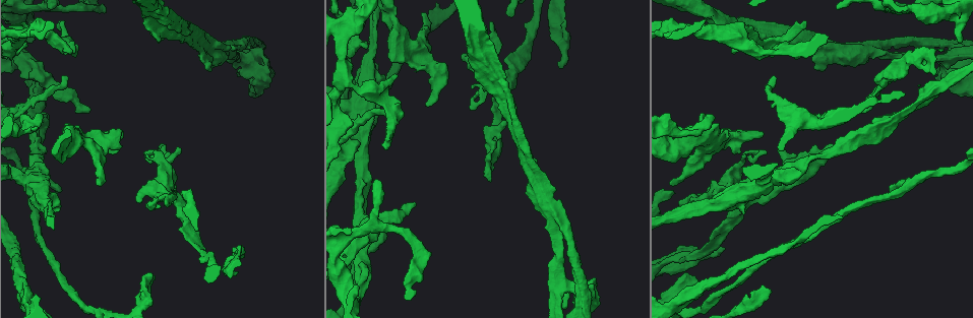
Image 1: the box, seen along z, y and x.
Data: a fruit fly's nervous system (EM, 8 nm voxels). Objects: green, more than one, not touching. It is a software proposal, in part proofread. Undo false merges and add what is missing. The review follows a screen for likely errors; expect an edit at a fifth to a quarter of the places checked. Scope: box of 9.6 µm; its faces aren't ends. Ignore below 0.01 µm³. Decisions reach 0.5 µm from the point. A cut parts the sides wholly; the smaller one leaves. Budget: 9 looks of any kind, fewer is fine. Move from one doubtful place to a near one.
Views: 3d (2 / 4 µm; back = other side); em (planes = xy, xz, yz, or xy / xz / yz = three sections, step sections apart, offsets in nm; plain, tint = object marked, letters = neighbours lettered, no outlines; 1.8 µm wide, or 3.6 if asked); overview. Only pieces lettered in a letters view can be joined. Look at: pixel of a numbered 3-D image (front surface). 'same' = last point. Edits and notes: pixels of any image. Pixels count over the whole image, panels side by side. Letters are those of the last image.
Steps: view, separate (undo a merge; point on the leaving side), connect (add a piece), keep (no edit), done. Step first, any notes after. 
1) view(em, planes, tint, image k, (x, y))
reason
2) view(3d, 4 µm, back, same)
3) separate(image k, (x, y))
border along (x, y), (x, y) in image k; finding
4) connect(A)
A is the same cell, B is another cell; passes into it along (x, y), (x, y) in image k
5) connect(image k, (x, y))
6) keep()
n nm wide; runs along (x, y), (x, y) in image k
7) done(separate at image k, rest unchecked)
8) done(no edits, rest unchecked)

view(em, planes, letters, image 1, (703, 116))

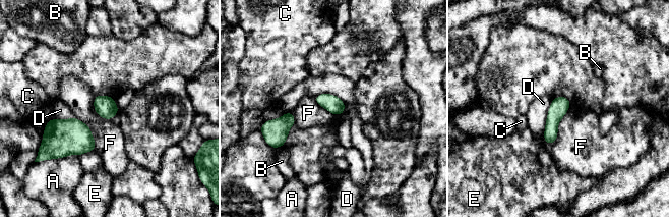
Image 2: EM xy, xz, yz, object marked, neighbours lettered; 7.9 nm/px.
keep()
A, B, C, D, E and F are other cells; no lettered piece goes on from it

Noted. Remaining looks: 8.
view(3d, 2 µm, image 1, (63, 75))
branch stops here

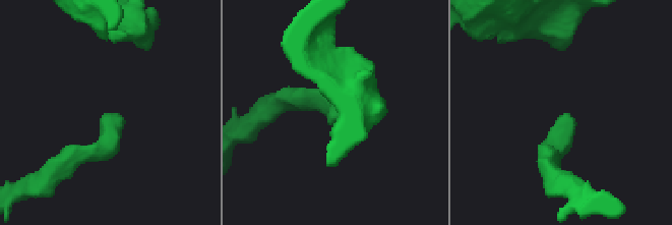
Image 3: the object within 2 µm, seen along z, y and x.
view(em, xz, step 4, letters, image 3, (564, 114))

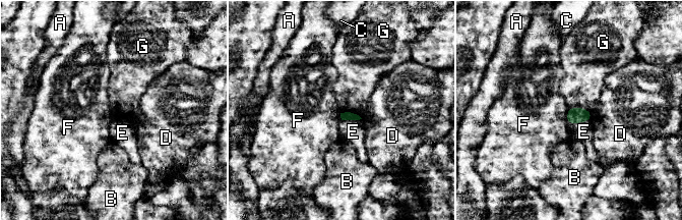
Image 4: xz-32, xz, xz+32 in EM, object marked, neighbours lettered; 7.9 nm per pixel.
view(em, planes, letters, same)
another direction

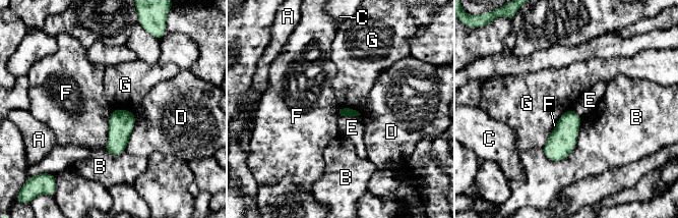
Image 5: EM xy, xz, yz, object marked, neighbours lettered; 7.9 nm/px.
keep()
A, B, C, D, E, F and G are other cells; border along (113, 109), (127, 109), (134, 113) in image 5; none of them fits

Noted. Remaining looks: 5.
view(3d, 2 µm, image 1, (904, 76))
branch stops here

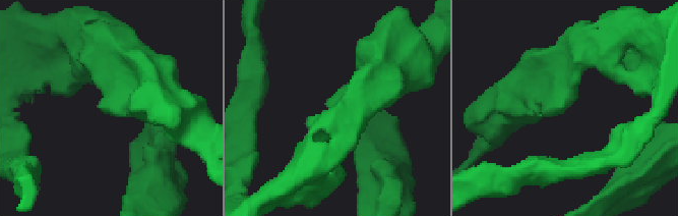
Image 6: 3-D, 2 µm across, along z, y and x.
view(em, xy, step 8, tint, image 6, (326, 107))
shape alone is not enough

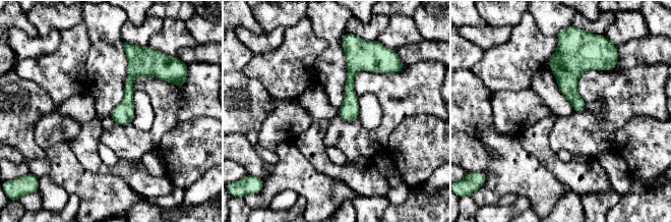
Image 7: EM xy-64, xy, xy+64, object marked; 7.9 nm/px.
view(em, xz, step 4, letters, same)
another direction

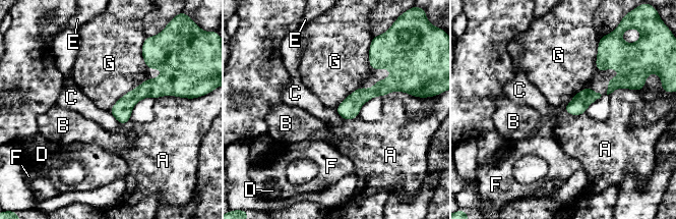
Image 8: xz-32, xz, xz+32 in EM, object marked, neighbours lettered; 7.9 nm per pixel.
keep()
140 nm wide; A, B, C, D, E, F and G are other cells; runs along (388, 81), (339, 110) in image 8; no lettered piece goes on from it

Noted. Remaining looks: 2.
view(em, xy, step 4, tint, image 1, (881, 141))
branch stops here

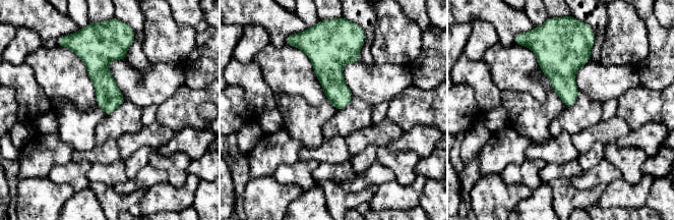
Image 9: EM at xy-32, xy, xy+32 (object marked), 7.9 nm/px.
view(em, planes, letters, same)

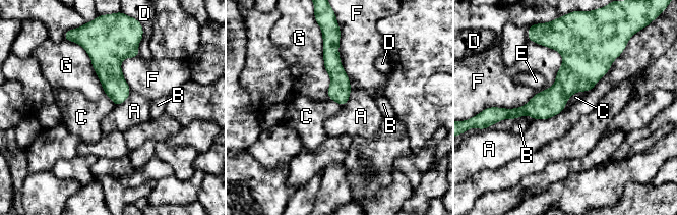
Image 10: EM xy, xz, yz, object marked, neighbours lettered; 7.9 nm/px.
keep()
180 nm wide; A, B, C, D, E, F and G are other cells; runs along (606, 60), (543, 106), (507, 115) in image 10; none of them fits

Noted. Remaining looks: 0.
done(no edits, rest unchecked)

